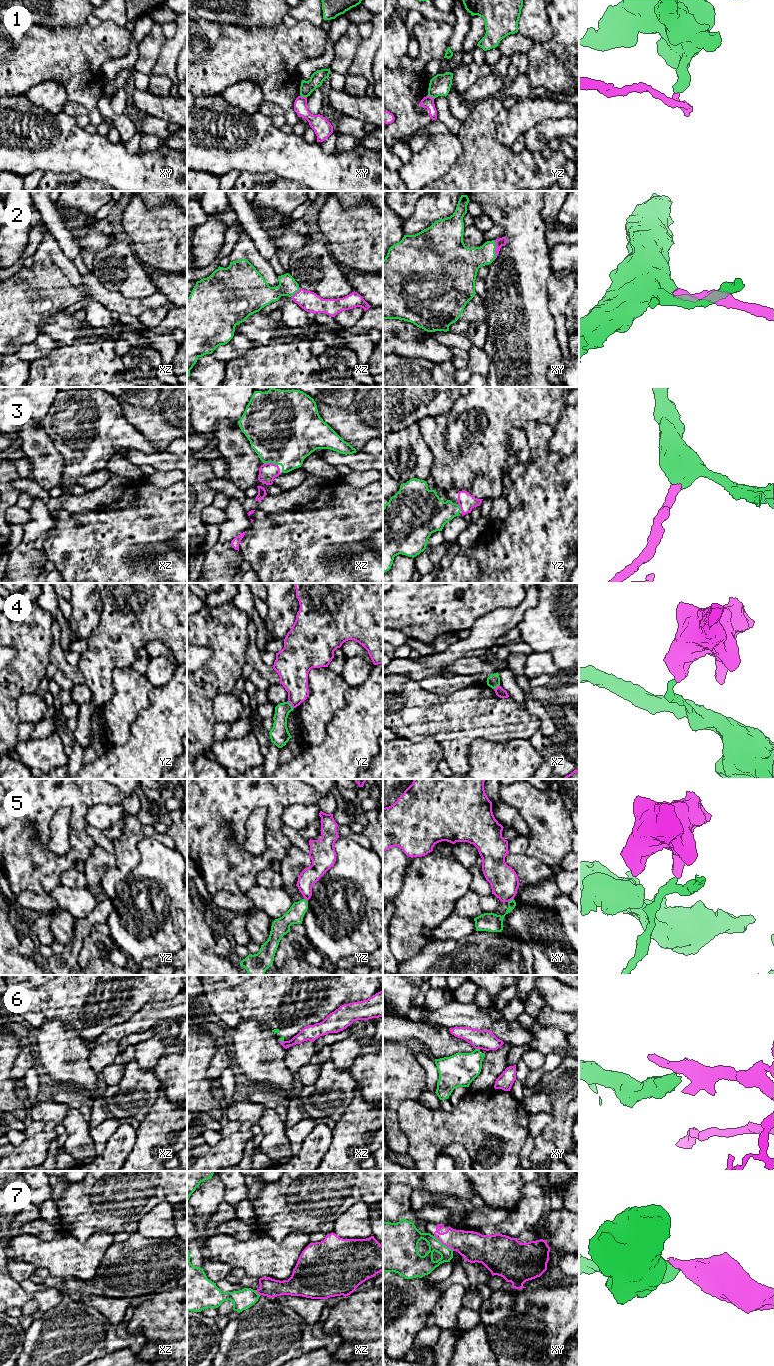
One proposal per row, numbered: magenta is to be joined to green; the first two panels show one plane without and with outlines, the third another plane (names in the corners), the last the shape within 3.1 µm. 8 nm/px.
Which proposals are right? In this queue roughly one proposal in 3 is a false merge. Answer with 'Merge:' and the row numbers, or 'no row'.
Merge: 2, 3

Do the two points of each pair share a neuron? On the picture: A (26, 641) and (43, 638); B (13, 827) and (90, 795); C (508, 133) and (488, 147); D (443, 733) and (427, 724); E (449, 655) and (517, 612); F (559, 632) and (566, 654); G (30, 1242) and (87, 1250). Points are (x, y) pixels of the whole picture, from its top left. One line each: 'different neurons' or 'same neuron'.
A: same neuron
B: same neuron
C: different neurons
D: same neuron
E: same neuron
F: same neuron
G: same neuron

